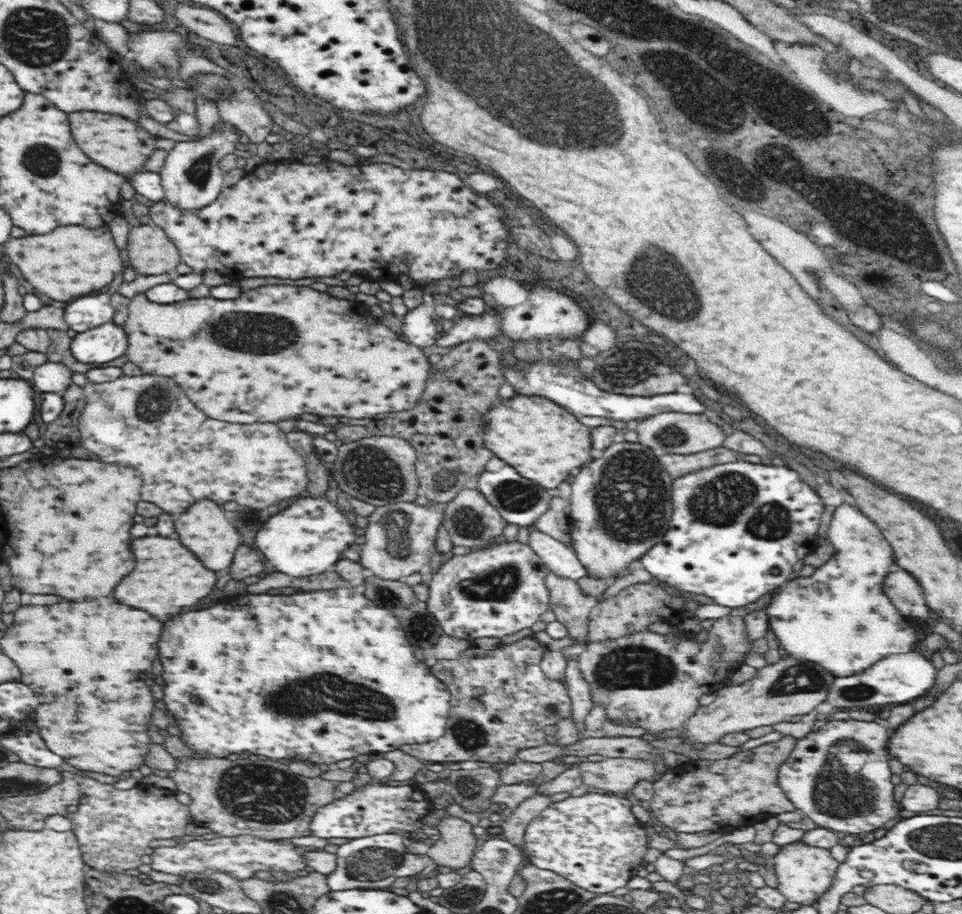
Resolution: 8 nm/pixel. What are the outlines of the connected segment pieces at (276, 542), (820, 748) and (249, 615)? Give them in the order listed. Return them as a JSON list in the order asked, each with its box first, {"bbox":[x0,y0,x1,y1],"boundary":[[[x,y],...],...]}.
[{"bbox":[255,498,358,578],"boundary":[[[300,498],[300,500],[296,500],[292,506],[288,506],[286,510],[282,510],[280,514],[276,514],[276,516],[271,516],[263,525],[264,527],[256,534],[255,544],[258,546],[258,550],[263,553],[266,557],[268,566],[272,566],[274,568],[274,572],[279,572],[284,574],[288,574],[289,577],[302,578],[312,575],[317,575],[323,573],[324,571],[332,570],[332,567],[342,559],[342,552],[352,546],[352,542],[354,542],[354,538],[358,538],[358,536],[354,536],[354,528],[350,526],[350,522],[346,520],[346,516],[338,510],[338,506],[334,506],[328,498]]]},{"bbox":[779,720,903,834],"boundary":[[[832,720],[816,731],[810,731],[796,741],[790,757],[779,766],[779,785],[797,811],[806,814],[819,827],[848,834],[862,834],[882,828],[888,820],[896,818],[903,810],[894,799],[892,772],[888,754],[884,754],[884,742],[888,742],[888,730],[876,722],[862,720]]]},{"bbox":[158,586,451,767],"boundary":[[[351,586],[332,590],[301,592],[292,595],[244,594],[242,604],[216,604],[204,610],[194,610],[180,614],[164,626],[158,642],[160,648],[159,674],[164,679],[164,702],[174,724],[180,729],[180,738],[196,754],[206,754],[212,758],[226,758],[230,754],[247,755],[248,752],[283,761],[312,762],[335,767],[336,762],[356,758],[368,752],[390,752],[404,744],[432,742],[444,736],[450,712],[451,694],[435,675],[430,666],[418,662],[412,644],[405,635],[400,621],[388,610],[376,606],[364,594],[354,592]]]}]

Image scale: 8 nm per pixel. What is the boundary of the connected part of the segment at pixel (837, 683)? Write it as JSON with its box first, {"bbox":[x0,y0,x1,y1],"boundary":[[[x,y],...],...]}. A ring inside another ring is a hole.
{"bbox":[828,650,937,708],"boundary":[[[918,650],[891,654],[884,657],[884,662],[876,662],[872,670],[864,670],[864,674],[856,674],[850,678],[836,678],[828,692],[828,704],[834,708],[866,708],[866,706],[882,706],[882,704],[904,704],[914,698],[924,696],[935,684],[937,669],[932,661],[926,659]]]}

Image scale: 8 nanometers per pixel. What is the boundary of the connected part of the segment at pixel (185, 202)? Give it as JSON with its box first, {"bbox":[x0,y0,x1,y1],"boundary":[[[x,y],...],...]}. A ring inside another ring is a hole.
{"bbox":[159,122,241,210],"boundary":[[[224,122],[224,126],[216,126],[216,130],[207,134],[201,134],[199,141],[181,141],[168,151],[164,164],[159,172],[161,183],[165,192],[167,202],[171,202],[174,206],[178,206],[180,210],[198,210],[198,208],[208,206],[214,202],[224,189],[223,174],[219,162],[227,154],[236,154],[236,146],[240,146],[241,130],[229,122]]]}

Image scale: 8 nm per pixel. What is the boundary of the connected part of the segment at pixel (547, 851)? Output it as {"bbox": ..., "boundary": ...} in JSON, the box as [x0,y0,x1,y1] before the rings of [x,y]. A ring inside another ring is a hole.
{"bbox":[524,793,648,895],"boundary":[[[585,793],[553,802],[526,827],[524,834],[528,860],[538,869],[546,869],[594,894],[604,895],[626,887],[628,880],[641,866],[648,850],[648,834],[632,813],[632,802],[616,794]]]}

